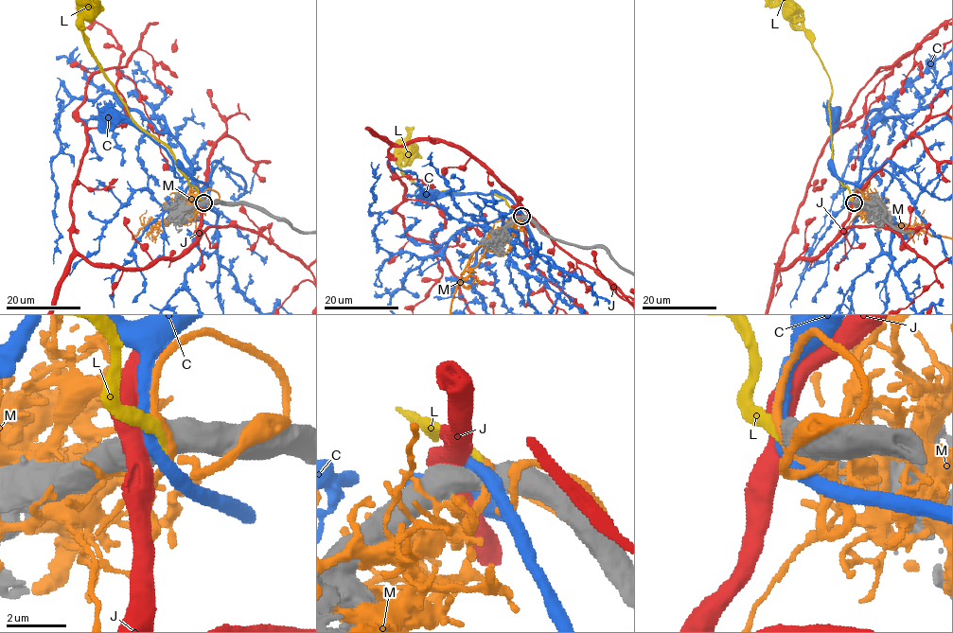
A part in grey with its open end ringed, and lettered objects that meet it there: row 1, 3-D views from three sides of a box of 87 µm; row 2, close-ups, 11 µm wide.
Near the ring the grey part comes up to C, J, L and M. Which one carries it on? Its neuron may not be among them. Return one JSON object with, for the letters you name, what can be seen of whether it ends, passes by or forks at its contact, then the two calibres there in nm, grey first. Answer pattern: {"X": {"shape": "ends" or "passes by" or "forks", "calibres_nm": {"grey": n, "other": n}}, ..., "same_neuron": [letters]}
{"L": {"shape": "ends", "calibres_nm": {"grey": 650, "other": 360}}, "same_neuron": ["L"]}

